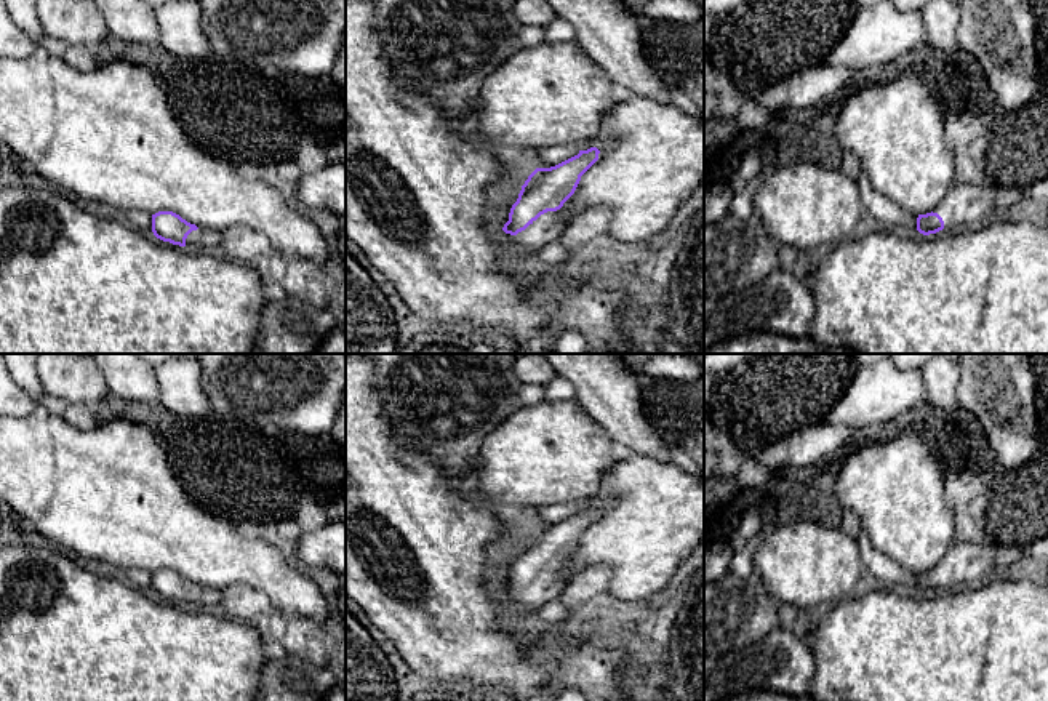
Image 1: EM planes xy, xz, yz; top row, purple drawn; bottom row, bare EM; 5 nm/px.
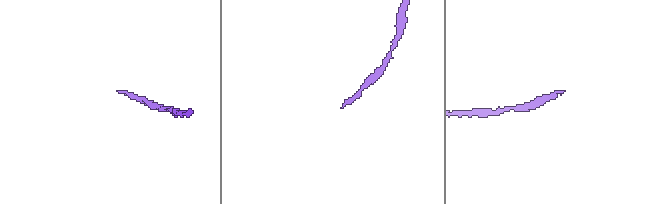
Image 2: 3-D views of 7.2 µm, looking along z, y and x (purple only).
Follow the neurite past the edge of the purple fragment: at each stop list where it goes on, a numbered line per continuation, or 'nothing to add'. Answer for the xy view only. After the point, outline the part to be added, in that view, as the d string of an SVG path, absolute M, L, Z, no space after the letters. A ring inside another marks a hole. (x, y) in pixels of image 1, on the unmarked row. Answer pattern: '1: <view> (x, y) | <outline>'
1: xy (200, 597) | M203 586L192 589L186 597L186 605L194 608L205 608L210 607L213 602L213 592Z

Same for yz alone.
1: yz (965, 564) | M955 541L939 565L933 568L944 579L944 587L936 592L949 592L982 583L997 575L1011 555L1013 551L1005 546Z

